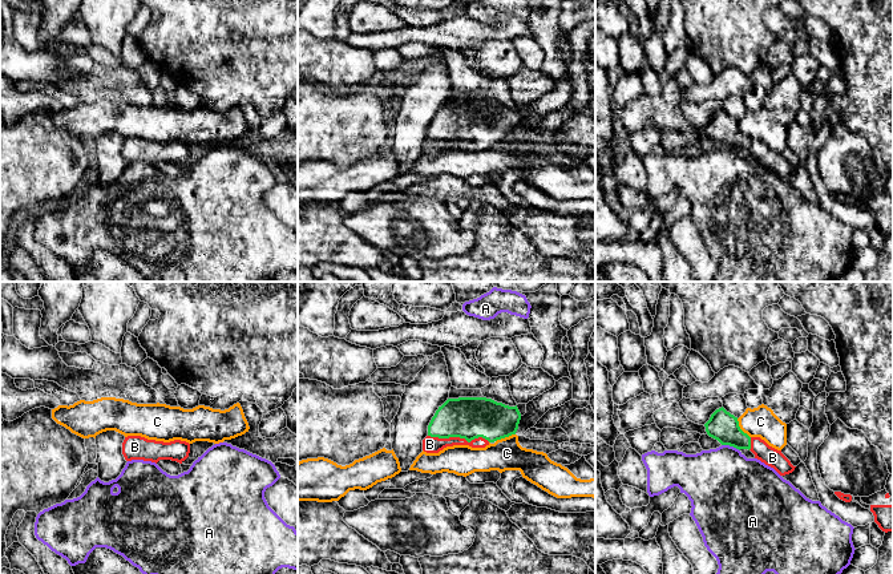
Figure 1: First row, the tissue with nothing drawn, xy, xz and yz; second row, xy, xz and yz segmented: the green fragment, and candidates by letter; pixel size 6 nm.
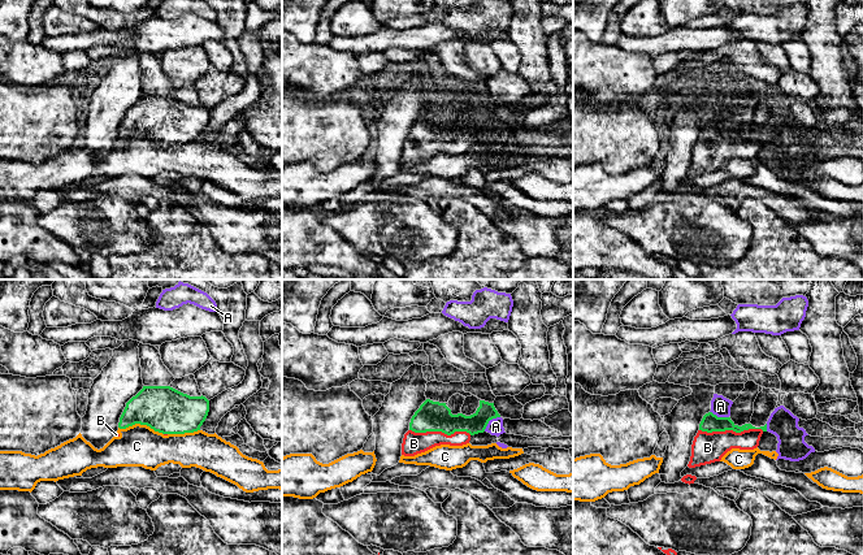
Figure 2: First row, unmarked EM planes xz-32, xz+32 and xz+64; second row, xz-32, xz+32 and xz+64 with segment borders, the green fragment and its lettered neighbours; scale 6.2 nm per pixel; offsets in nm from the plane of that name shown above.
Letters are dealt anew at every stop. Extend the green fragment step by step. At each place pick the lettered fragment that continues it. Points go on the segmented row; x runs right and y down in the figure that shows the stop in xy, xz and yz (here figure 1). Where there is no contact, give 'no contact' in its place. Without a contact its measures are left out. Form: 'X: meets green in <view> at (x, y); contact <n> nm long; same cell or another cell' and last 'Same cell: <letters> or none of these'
A: meets green in yz at (731, 445); contact 120 nm long; another cell
B: meets green in xz at (459, 436); contact 380 nm long; same cell
C: meets green in yz at (739, 428); contact 150 nm long; another cell
Same cell: B

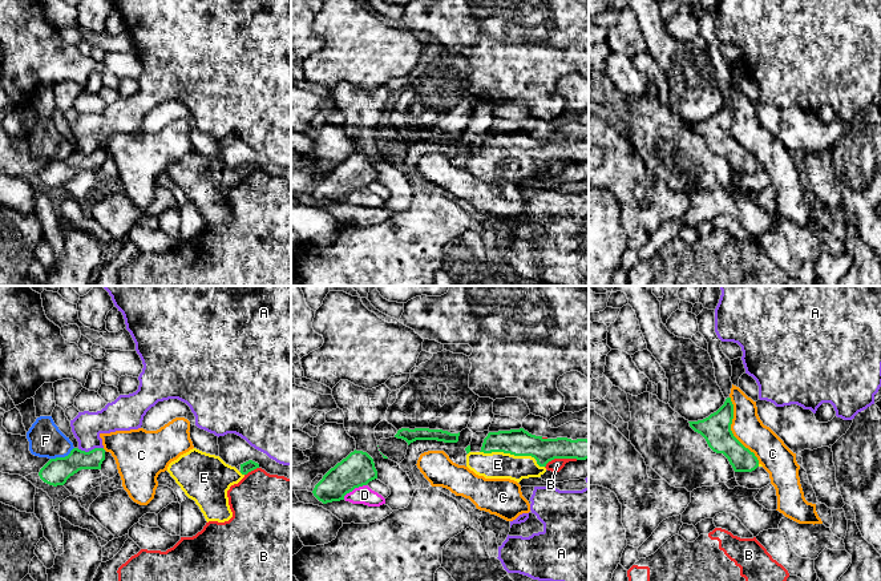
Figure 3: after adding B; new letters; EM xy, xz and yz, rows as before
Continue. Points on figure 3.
A: meets green in xy at (89, 451); contact 160 nm long; another cell
B: meets green in xz at (560, 458); contact 200 nm long; another cell
C: meets green in yz at (731, 431); contact 440 nm long; another cell
D: meets green in xz at (354, 488); contact 170 nm long; another cell
E: meets green in xz at (508, 452); contact 340 nm long; same cell
F: meets green in xy at (63, 458); contact 160 nm long; another cell
Same cell: E

